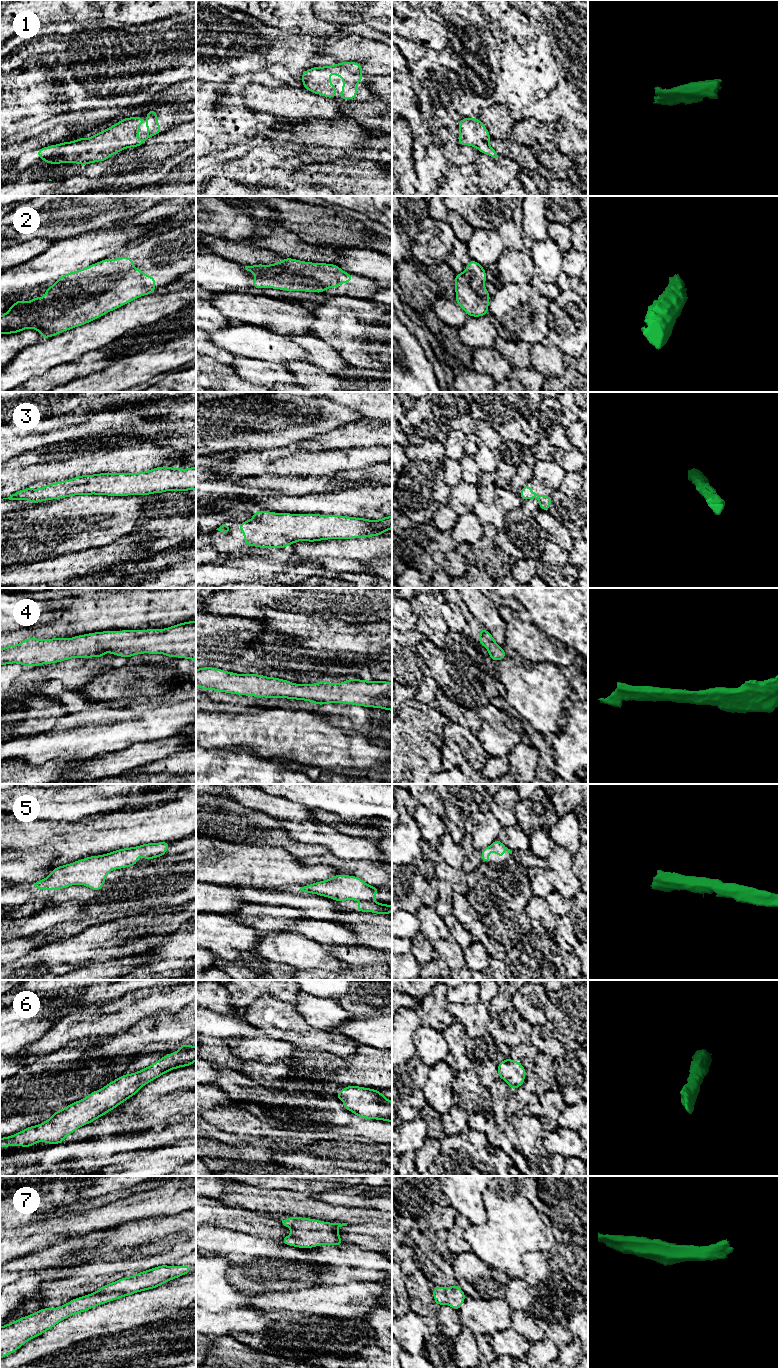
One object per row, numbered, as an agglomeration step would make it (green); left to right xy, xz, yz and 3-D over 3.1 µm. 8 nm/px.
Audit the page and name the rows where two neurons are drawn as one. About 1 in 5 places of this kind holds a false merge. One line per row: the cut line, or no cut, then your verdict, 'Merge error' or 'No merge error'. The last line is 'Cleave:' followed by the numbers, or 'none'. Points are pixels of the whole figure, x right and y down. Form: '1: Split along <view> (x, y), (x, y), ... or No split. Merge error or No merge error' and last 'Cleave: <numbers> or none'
1: No split. No merge error
2: No split. No merge error
3: No split. No merge error
4: No split. No merge error
5: No split. No merge error
6: No split. No merge error
7: No split. No merge error
Cleave: none

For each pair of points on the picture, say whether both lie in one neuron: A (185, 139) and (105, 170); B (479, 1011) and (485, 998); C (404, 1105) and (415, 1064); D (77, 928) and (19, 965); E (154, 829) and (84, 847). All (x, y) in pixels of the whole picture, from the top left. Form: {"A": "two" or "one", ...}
{"A": "one", "B": "two", "C": "one", "D": "two", "E": "one"}

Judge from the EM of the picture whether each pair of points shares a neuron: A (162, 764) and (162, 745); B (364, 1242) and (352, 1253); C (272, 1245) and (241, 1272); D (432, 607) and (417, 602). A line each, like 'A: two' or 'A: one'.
A: two
B: two
C: one
D: one

